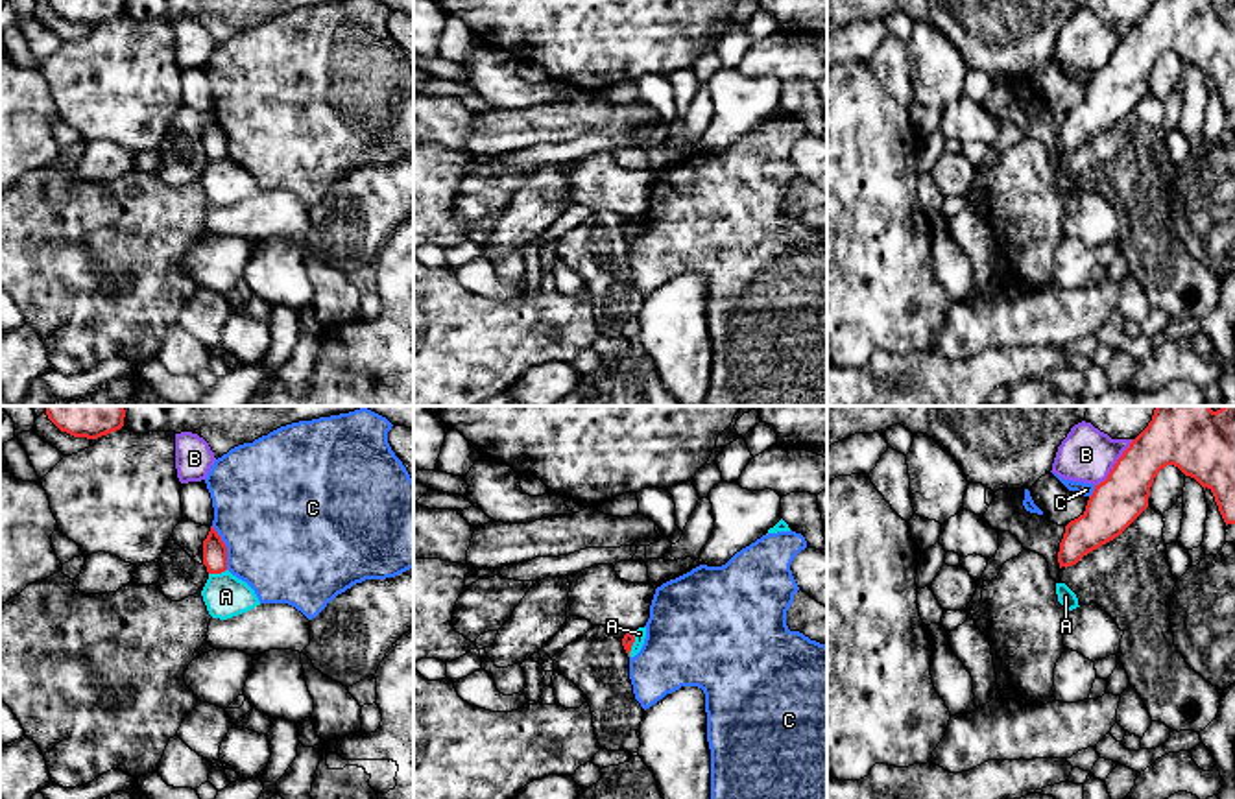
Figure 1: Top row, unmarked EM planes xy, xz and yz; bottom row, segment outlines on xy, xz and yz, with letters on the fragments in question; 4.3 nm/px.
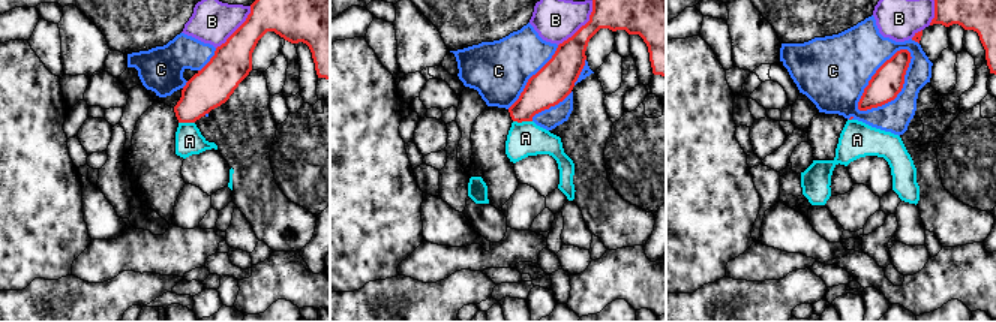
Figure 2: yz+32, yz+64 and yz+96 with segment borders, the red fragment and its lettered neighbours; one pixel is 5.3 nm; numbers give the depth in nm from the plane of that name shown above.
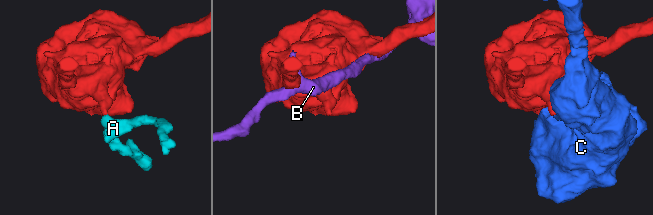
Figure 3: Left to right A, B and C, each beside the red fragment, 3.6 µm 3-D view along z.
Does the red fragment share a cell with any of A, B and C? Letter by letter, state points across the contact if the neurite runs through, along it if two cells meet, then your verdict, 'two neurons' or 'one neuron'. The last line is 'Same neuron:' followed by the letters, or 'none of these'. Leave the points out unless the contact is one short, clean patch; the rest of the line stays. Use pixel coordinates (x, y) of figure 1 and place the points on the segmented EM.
A: border along xy (226, 569), (209, 574); two neurons
B: two neurons
C: two neurons
Same neuron: none of these

